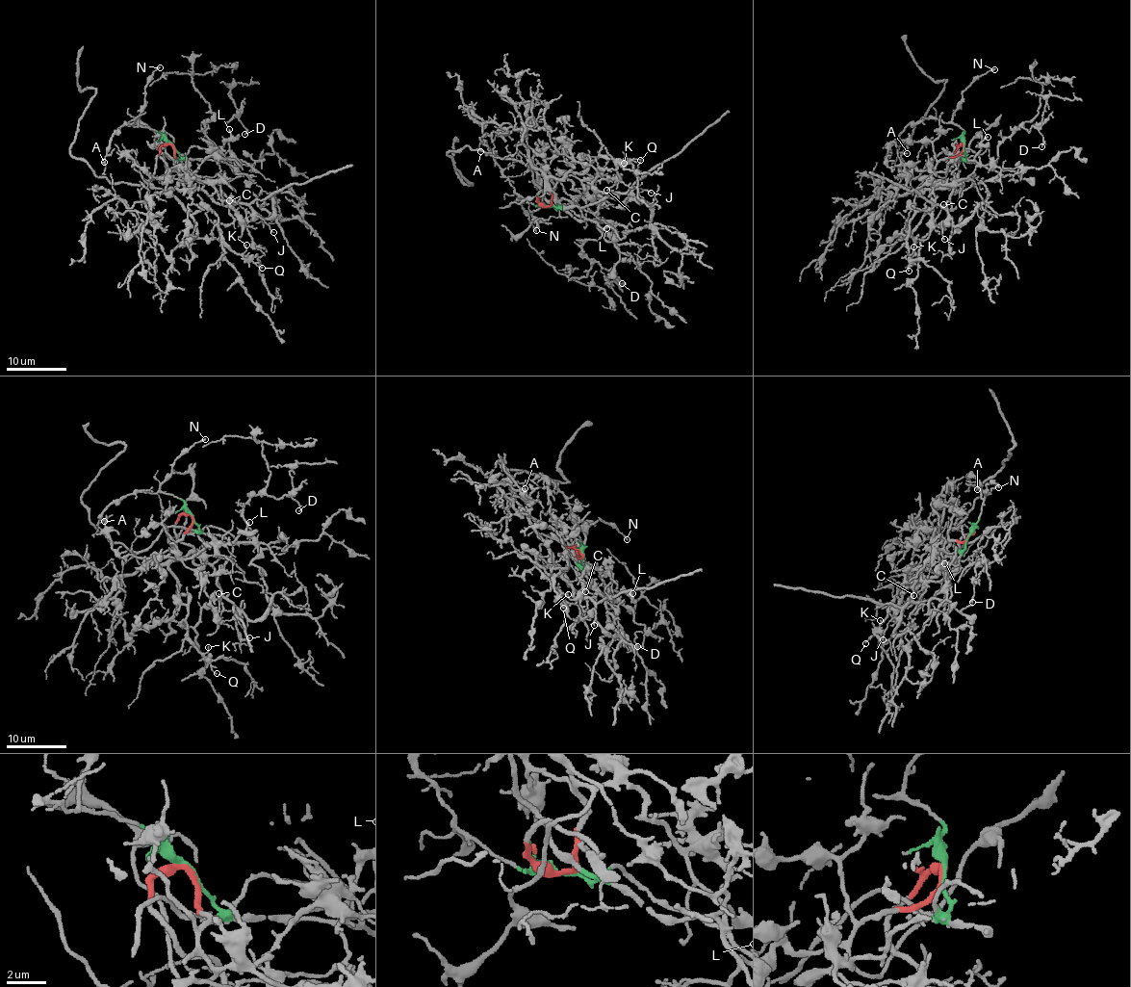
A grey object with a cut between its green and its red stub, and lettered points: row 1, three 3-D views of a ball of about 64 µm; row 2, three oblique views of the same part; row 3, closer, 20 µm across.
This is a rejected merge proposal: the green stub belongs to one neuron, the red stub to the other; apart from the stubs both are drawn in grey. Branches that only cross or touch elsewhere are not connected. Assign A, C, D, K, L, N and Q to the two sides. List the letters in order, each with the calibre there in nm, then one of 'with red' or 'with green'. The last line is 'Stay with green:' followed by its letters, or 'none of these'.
A: calibre 130 nm; with green
C: calibre 90 nm; with red
D: calibre 140 nm; with green
K: calibre 110 nm; with red
L: calibre 170 nm; with red
N: calibre 180 nm; with green
Q: calibre 100 nm; with red
Stay with green: A, D, N

